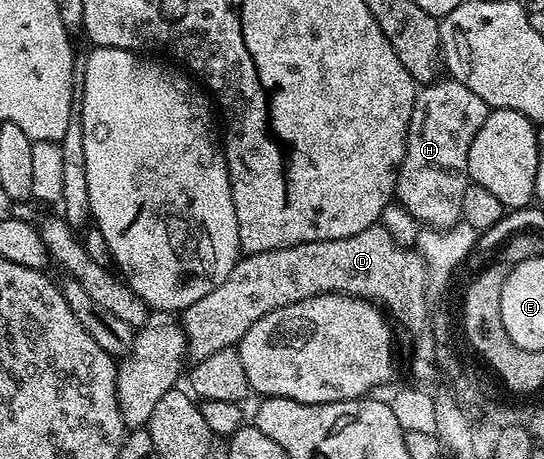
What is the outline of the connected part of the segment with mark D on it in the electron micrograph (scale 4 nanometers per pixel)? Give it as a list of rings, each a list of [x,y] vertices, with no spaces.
[[[378,223],[347,239],[299,243],[295,247],[242,256],[219,287],[203,295],[203,299],[195,299],[191,307],[180,310],[179,324],[185,333],[188,356],[198,363],[217,351],[234,348],[263,315],[324,293],[346,293],[348,297],[371,301],[402,330],[408,325],[420,325],[424,317],[421,288],[426,258],[413,249],[401,249],[392,231]]]

